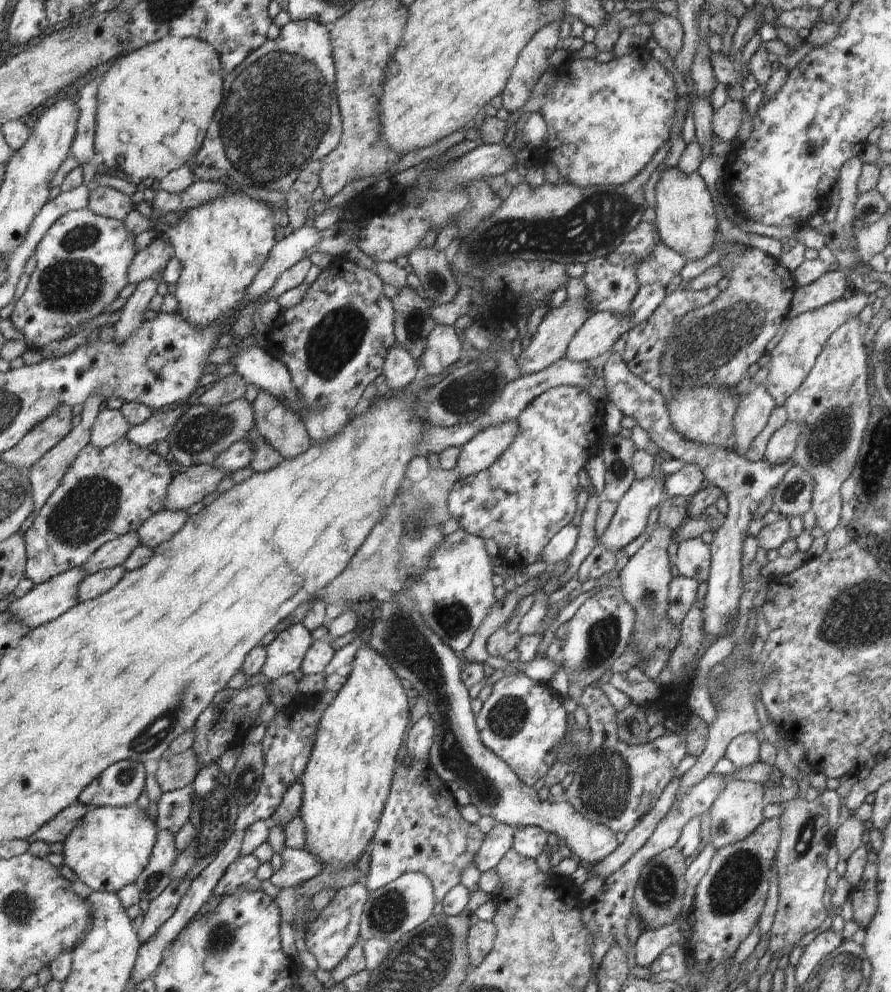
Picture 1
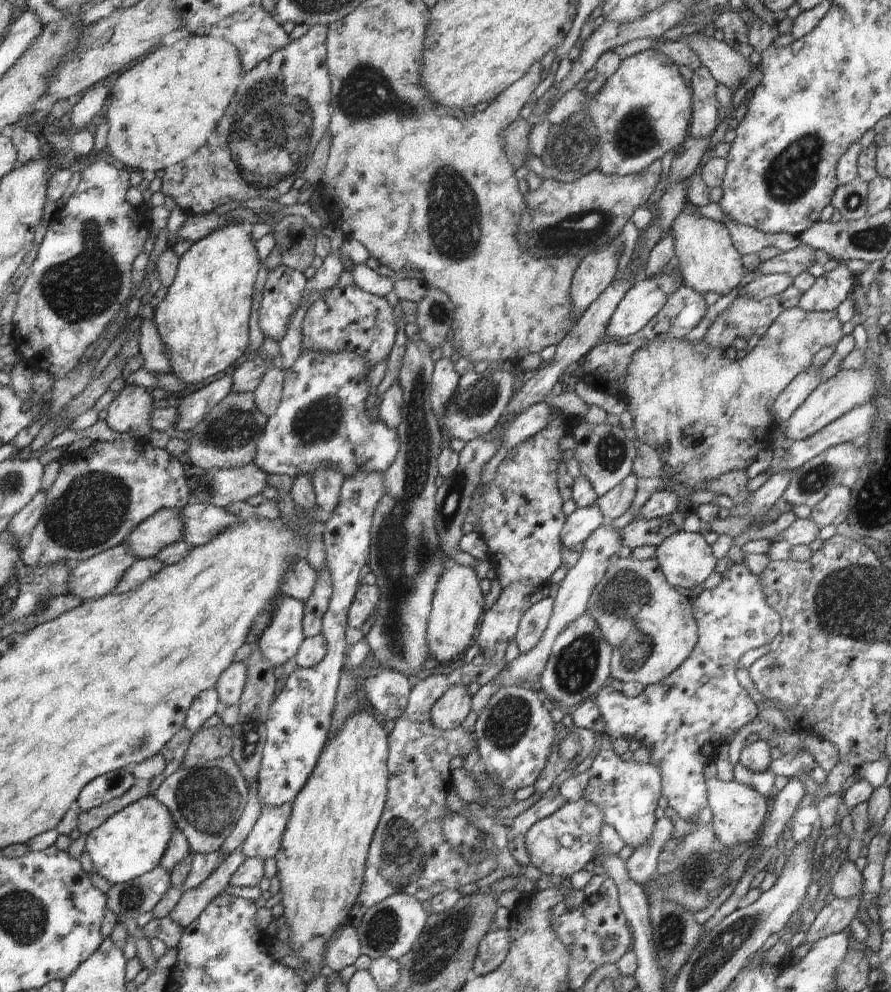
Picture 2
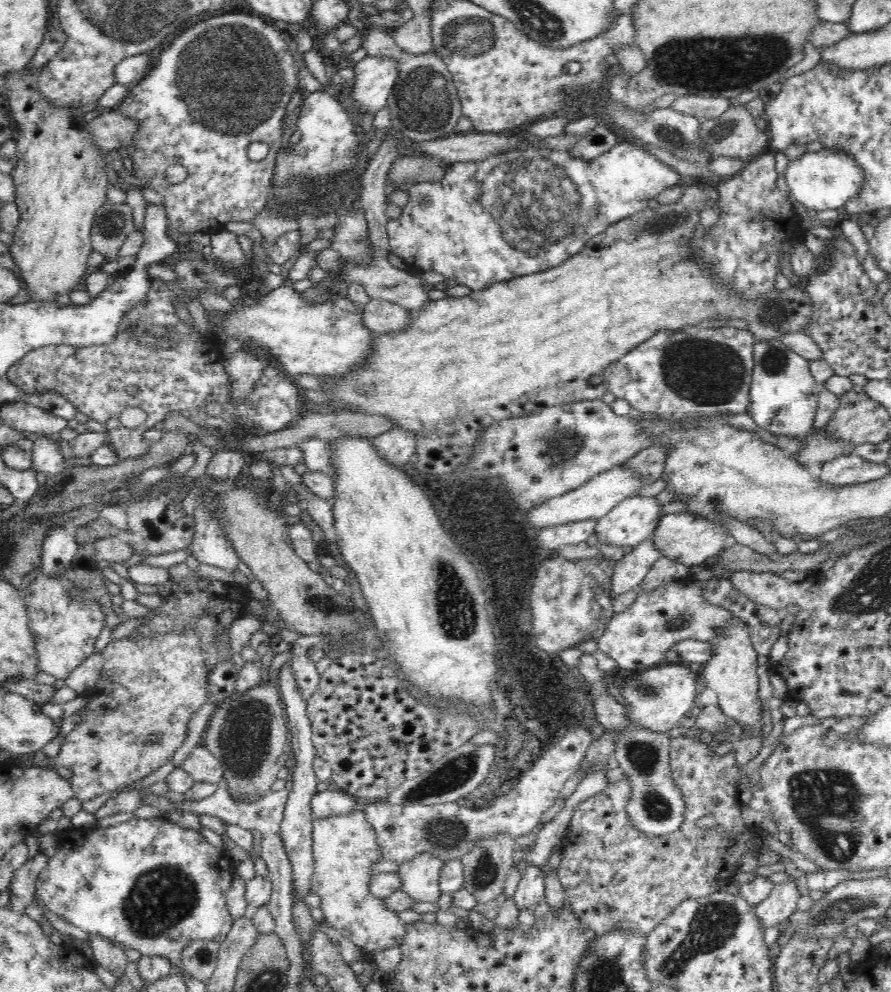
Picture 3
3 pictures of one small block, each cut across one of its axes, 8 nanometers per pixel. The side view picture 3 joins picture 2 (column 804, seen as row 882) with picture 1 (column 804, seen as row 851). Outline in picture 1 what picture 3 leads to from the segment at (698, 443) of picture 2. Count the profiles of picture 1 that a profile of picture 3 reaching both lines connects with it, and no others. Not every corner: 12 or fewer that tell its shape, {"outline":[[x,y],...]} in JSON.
{"outline":[[851,291],[792,318],[762,379],[783,406],[828,338],[858,316],[868,294]]}

